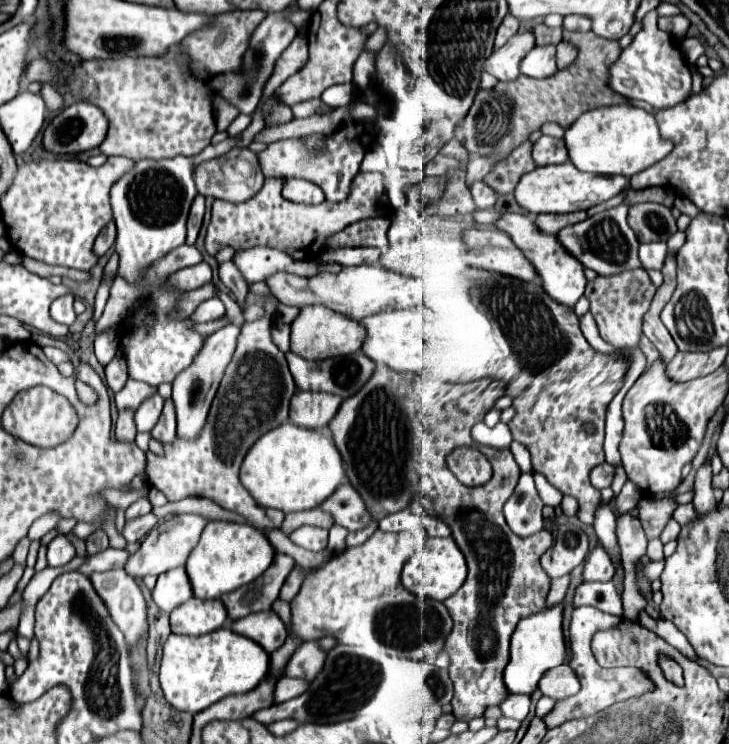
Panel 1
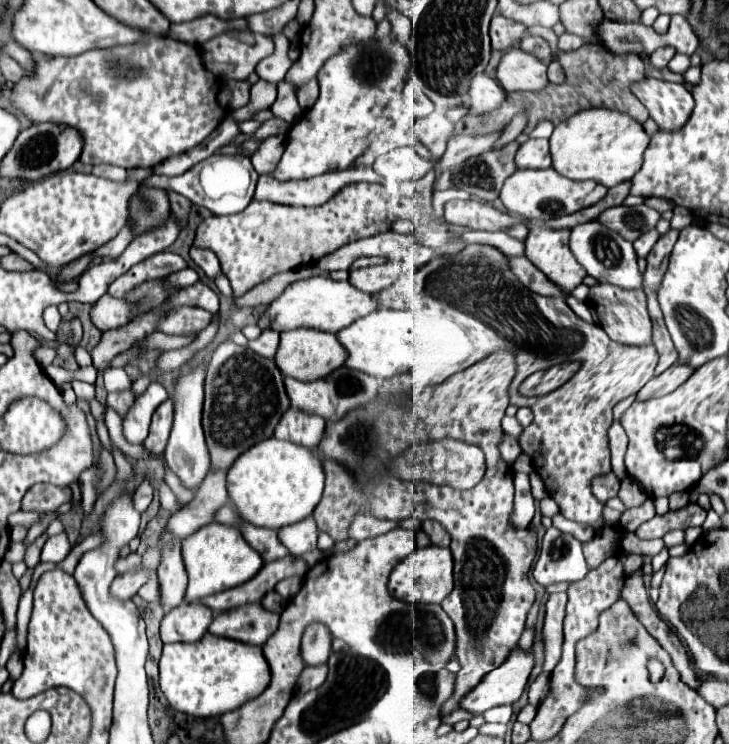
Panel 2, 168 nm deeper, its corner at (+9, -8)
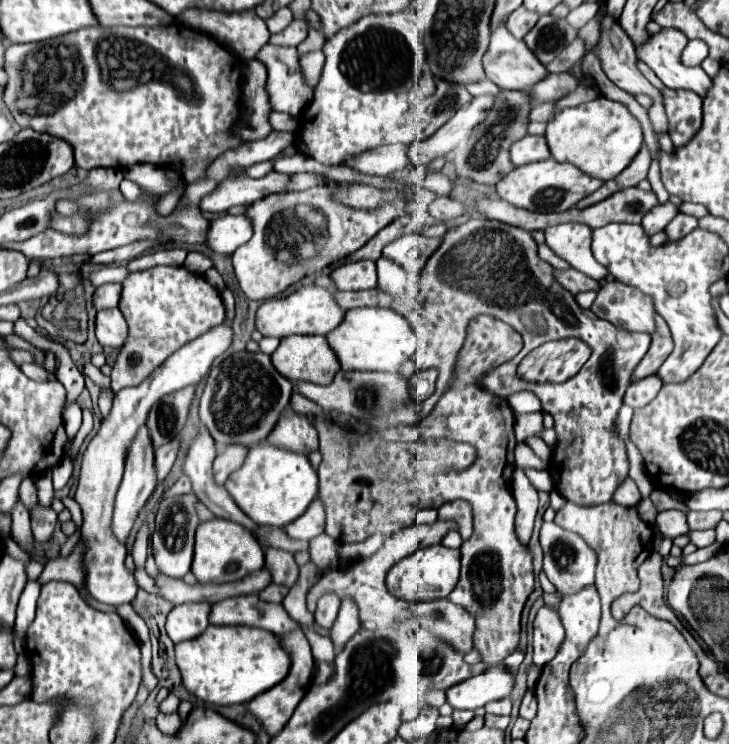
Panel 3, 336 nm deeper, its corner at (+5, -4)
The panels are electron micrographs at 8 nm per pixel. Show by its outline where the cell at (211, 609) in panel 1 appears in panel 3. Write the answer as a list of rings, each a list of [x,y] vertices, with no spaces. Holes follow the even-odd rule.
[[[179,604],[167,616],[167,634],[177,644],[199,636],[209,626],[211,604]]]

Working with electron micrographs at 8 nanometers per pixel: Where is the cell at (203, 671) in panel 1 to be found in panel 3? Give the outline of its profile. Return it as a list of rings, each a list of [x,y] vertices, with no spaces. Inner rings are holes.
[[[207,626],[207,630],[201,636],[175,644],[175,662],[187,692],[207,704],[217,704],[217,706],[245,704],[253,700],[259,692],[279,684],[279,680],[283,680],[283,676],[287,676],[289,672],[289,656],[279,646],[277,636],[247,626]]]

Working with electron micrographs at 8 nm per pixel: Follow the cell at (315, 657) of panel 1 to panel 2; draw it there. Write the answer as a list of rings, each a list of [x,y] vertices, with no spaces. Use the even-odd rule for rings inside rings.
[[[321,622],[309,624],[301,642],[301,654],[303,654],[305,664],[317,666],[317,664],[327,662],[329,652],[331,652],[331,642],[333,642],[333,636],[325,624]]]

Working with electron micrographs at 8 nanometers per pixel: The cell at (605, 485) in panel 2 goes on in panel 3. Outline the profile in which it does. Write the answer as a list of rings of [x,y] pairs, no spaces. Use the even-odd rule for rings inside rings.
[[[631,478],[623,480],[623,484],[619,484],[619,488],[615,490],[615,496],[613,496],[613,502],[621,504],[621,506],[635,506],[637,500],[641,498],[635,482]]]

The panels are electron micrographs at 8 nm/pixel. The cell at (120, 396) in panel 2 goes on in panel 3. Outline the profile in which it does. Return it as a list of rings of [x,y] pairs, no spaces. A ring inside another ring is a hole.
[[[155,266],[129,274],[123,280],[119,310],[129,324],[129,338],[111,372],[113,392],[141,384],[183,344],[219,326],[225,318],[221,294],[203,276],[193,274],[183,266]]]

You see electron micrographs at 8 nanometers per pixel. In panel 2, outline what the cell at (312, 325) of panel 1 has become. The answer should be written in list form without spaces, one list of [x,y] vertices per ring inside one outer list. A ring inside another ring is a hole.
[[[297,328],[297,330],[281,332],[281,344],[273,360],[281,368],[283,376],[299,378],[303,382],[313,382],[313,380],[319,380],[331,374],[335,368],[343,366],[343,362],[347,360],[347,350],[339,344],[335,334],[321,332],[321,330],[309,330],[309,328]]]

